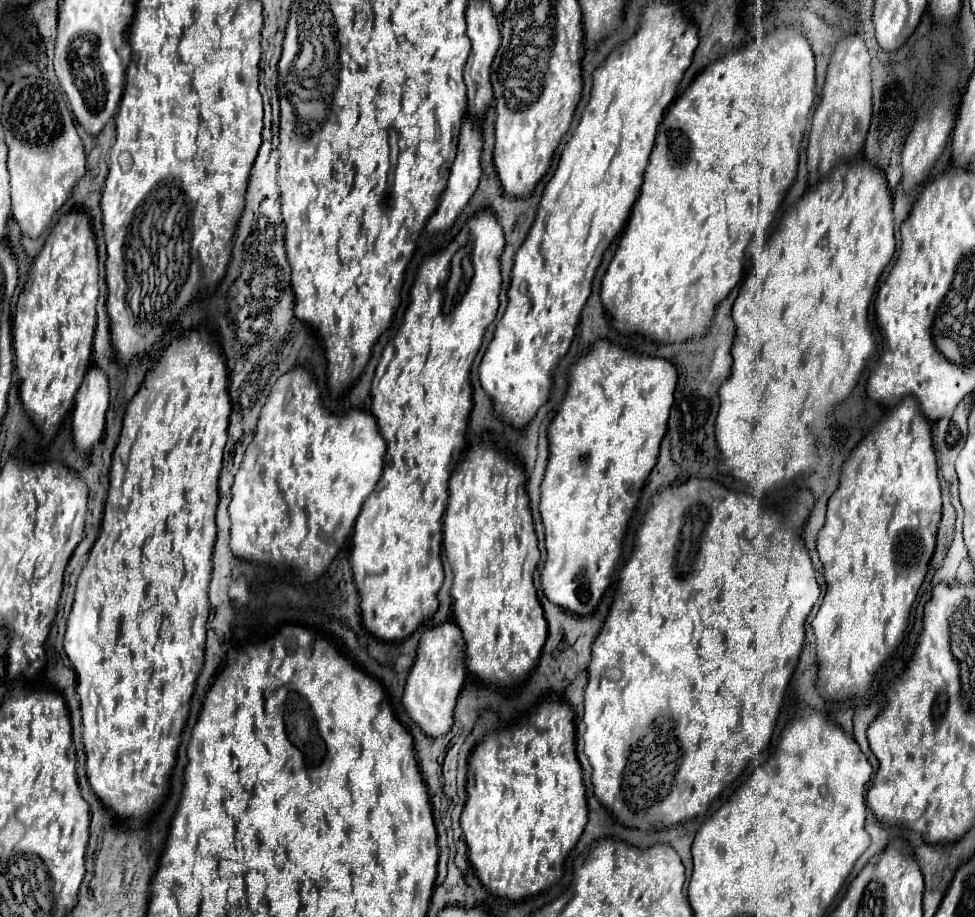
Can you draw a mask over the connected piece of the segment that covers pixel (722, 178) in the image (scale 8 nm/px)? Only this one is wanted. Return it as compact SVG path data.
M800 25L780 27L780 37L764 37L760 41L754 41L746 47L736 49L734 53L726 53L724 57L710 63L696 79L694 83L670 105L670 109L664 115L664 121L656 135L656 145L650 153L650 163L644 173L644 183L640 197L636 205L632 207L630 221L618 241L618 249L602 277L602 291L600 299L612 317L612 323L622 333L642 333L658 343L674 343L684 341L690 337L700 337L706 333L714 309L722 299L728 297L740 283L743 275L744 249L756 229L756 223L765 223L765 233L772 225L780 201L784 199L784 193L790 189L790 185L796 179L796 167L798 167L798 151L804 137L806 119L810 117L814 107L814 55L810 49L810 41Z

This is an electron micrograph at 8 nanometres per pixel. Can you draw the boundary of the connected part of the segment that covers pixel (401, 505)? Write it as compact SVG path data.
M490 207L478 211L474 217L470 217L462 229L458 231L458 235L436 255L432 255L432 259L424 259L416 271L414 277L414 285L410 291L410 305L404 313L402 325L398 329L398 333L384 345L380 363L376 367L376 375L372 381L372 413L378 421L380 427L380 435L386 441L386 455L384 455L384 469L382 469L382 477L376 485L376 489L366 497L362 511L354 523L354 533L352 533L352 553L350 553L350 567L354 573L354 583L358 587L358 593L362 597L360 609L362 609L362 621L366 625L366 629L376 635L382 641L402 641L406 639L424 619L430 619L436 609L438 609L438 599L436 593L442 587L444 581L444 571L442 571L442 563L440 563L440 545L442 545L442 515L446 509L446 501L448 501L448 479L452 469L460 463L460 457L466 449L466 429L468 429L468 417L472 411L472 385L470 385L470 367L472 361L484 341L484 333L488 329L488 325L496 319L496 311L498 311L498 293L500 293L500 255L504 249L504 233L502 227L494 215L494 211Z

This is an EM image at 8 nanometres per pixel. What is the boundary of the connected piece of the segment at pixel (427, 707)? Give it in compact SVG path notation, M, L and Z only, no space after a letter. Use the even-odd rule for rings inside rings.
M450 617L442 625L432 627L420 637L416 661L408 673L402 705L408 715L420 725L420 729L430 737L440 737L448 733L452 725L452 711L456 705L456 697L466 681L466 643L462 641L462 633L456 621Z

